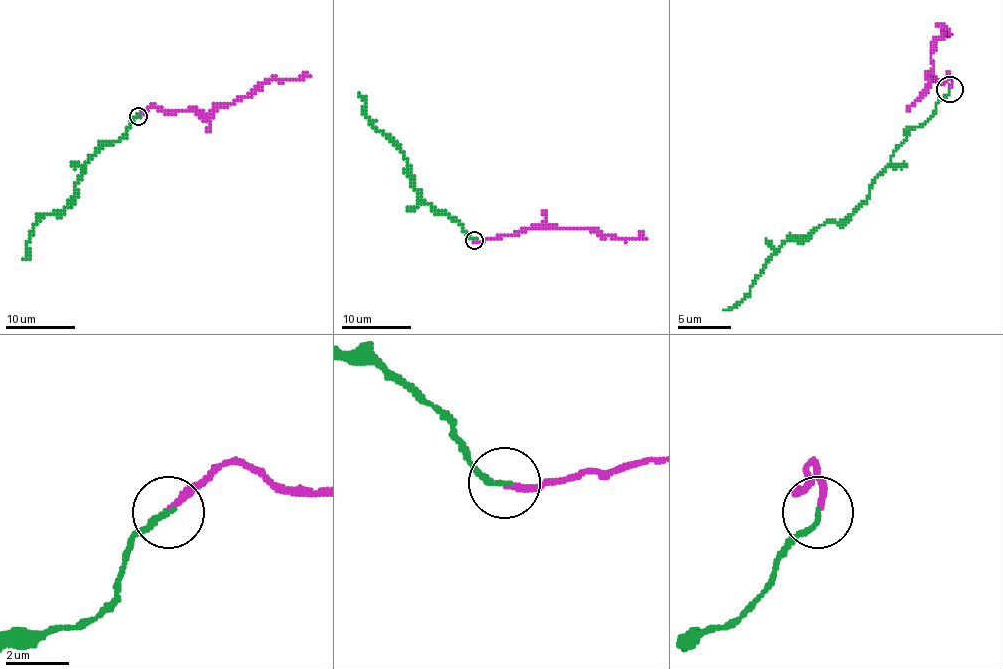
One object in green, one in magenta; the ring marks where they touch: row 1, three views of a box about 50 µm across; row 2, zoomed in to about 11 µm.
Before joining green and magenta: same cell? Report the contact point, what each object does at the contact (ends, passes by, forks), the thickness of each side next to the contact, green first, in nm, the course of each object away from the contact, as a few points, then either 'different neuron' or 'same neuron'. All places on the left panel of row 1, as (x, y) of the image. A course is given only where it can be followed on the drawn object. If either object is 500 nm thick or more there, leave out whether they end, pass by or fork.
at (138, 116); green ends there; magenta ends there; 170 nm thick on the green side, 200 nm on the other; green runs (138, 116), (122, 139), (98, 149), (88, 161), (72, 203), (34, 225), (27, 244), (29, 255), (22, 260); magenta runs (138, 115), (155, 106), (210, 115), (249, 97), (266, 80), (299, 80), (302, 73); same neuron

